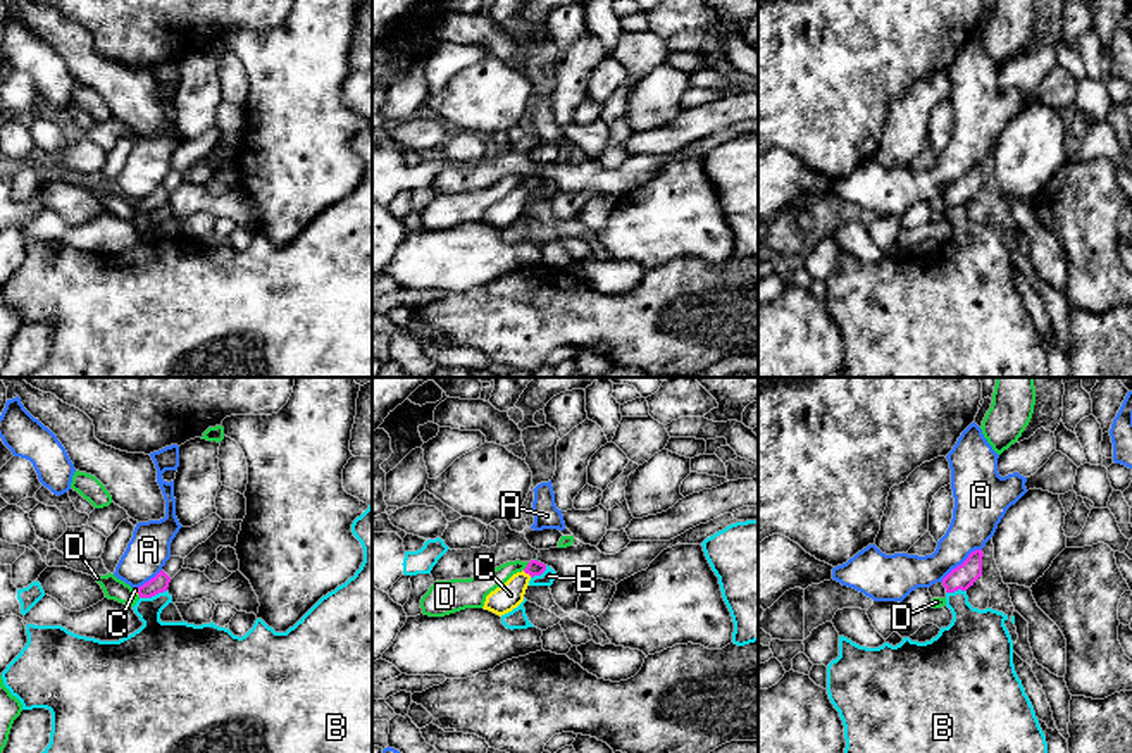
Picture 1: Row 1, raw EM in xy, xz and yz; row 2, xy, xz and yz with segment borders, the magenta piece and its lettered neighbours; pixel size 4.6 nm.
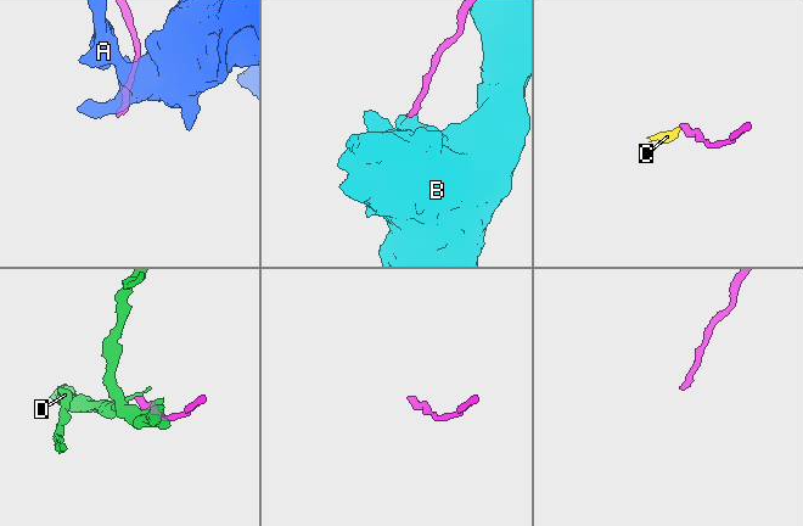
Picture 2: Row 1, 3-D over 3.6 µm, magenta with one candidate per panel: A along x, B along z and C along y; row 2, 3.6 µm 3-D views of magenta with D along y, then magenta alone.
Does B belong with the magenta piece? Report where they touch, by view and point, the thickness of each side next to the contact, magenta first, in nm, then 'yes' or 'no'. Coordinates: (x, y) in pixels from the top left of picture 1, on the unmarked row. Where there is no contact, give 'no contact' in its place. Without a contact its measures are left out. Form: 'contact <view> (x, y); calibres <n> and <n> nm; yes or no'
contact xy (152, 209); calibres 80 and 260 nm; no

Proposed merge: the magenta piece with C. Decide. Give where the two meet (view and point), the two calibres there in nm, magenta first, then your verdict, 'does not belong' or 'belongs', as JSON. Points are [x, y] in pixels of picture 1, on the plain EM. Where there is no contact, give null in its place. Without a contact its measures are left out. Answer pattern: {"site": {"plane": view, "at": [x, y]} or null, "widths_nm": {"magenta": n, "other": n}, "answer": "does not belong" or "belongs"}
{"site": {"plane": "xz", "at": [528, 186]}, "widths_nm": {"magenta": 70, "other": 120}, "answer": "belongs"}

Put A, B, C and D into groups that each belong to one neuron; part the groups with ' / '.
A / B / C / D

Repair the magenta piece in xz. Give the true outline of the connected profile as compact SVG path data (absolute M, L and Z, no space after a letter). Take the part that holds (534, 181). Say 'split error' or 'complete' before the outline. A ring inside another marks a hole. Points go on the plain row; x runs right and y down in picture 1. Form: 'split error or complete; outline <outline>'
split error; outline M531 174L522 186L513 188L503 200L491 205L486 210L482 222L500 231L512 226L524 215L529 195L534 190L541 190L544 184L546 184L544 177Z

